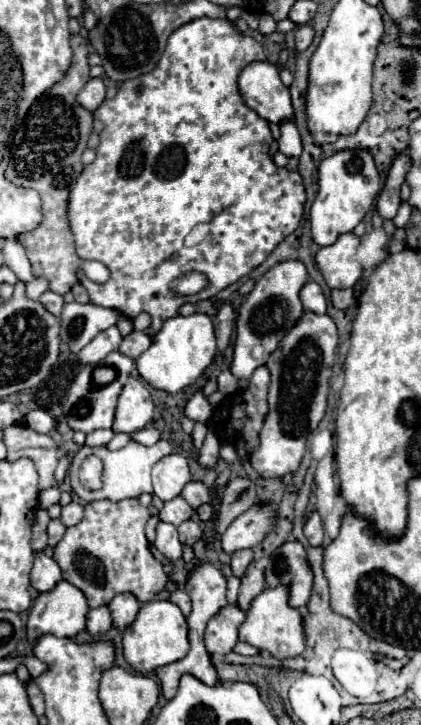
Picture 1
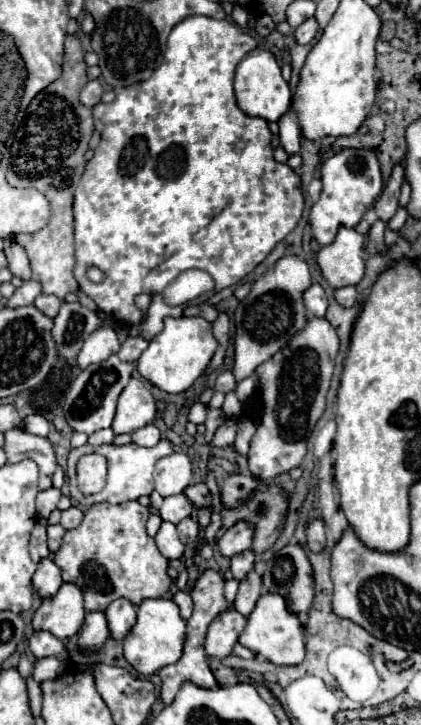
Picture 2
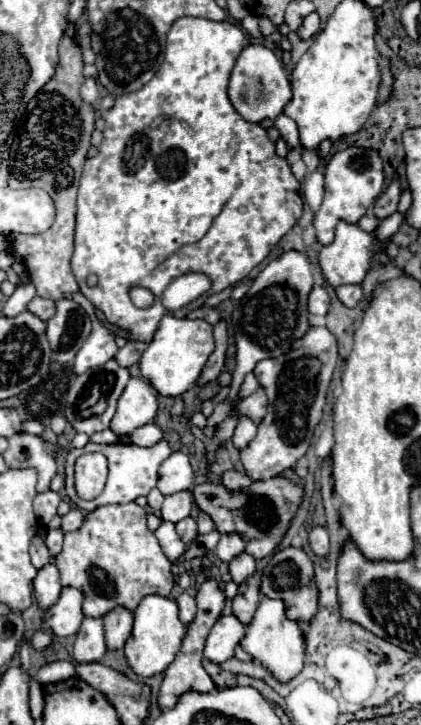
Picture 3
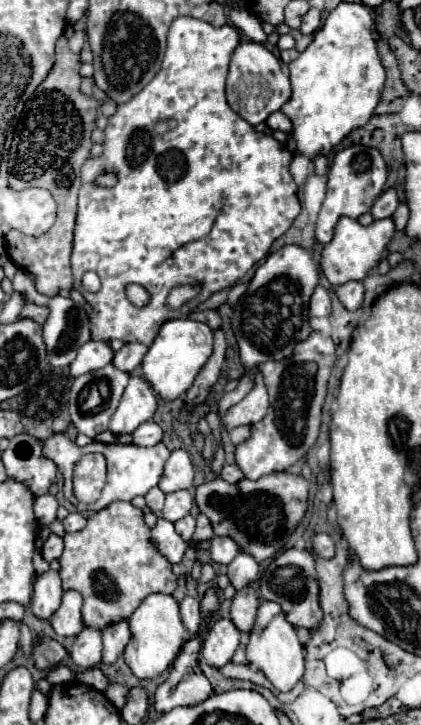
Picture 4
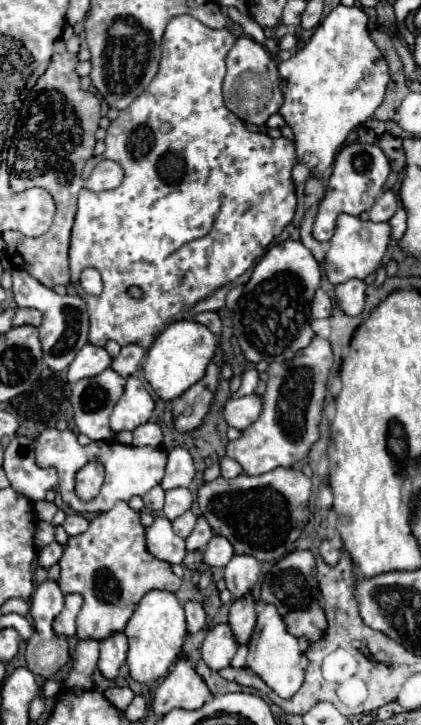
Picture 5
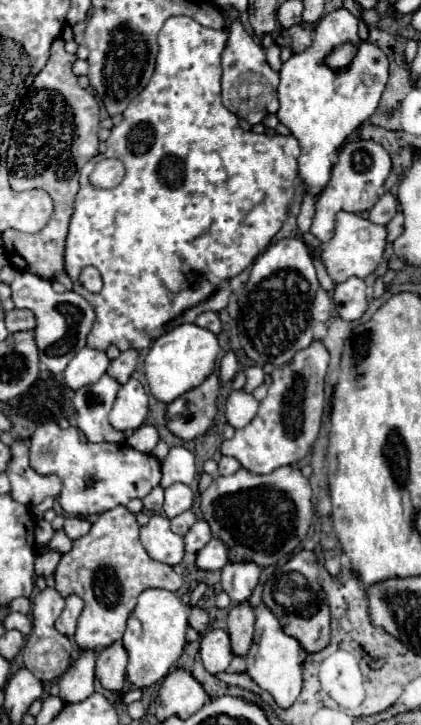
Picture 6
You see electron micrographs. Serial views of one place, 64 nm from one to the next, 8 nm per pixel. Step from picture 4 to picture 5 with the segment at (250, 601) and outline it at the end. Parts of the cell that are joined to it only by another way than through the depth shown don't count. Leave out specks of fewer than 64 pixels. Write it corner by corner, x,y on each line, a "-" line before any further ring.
248,592
244,598
236,598
230,604
230,618
228,618
232,632
240,644
246,644
250,640
250,634
256,626
256,600

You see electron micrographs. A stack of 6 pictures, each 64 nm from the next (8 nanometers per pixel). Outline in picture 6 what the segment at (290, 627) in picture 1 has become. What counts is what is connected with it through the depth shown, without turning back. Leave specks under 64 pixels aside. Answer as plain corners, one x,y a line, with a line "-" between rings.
268,606
256,608
256,624
254,624
254,642
246,654
248,674
252,680
266,692
270,692
278,706
288,708
300,694
302,688
302,660
300,660
300,642
296,638
284,634
278,618
268,610

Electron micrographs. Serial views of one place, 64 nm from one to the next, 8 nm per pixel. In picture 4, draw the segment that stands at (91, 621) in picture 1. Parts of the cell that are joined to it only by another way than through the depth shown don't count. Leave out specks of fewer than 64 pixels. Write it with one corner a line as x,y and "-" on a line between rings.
84,626
82,632
76,636
70,656
82,670
98,666
102,660
102,632
92,626

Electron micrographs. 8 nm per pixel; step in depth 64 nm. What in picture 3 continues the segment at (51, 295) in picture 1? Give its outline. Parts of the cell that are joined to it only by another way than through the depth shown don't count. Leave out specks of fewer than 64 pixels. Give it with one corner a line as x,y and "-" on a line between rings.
36,296
36,298
28,304
28,310
30,310
32,314
36,314
38,318
48,320
48,318
52,318
52,314
56,314
56,302
54,302
54,300
48,300
48,298

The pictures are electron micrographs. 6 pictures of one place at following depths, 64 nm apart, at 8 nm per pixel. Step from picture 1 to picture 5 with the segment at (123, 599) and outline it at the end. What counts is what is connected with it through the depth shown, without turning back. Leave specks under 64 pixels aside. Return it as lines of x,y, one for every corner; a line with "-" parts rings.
116,632
104,642
100,642
100,660
98,668
106,678
116,678
120,664
126,660
126,650
128,650
128,638
124,632

